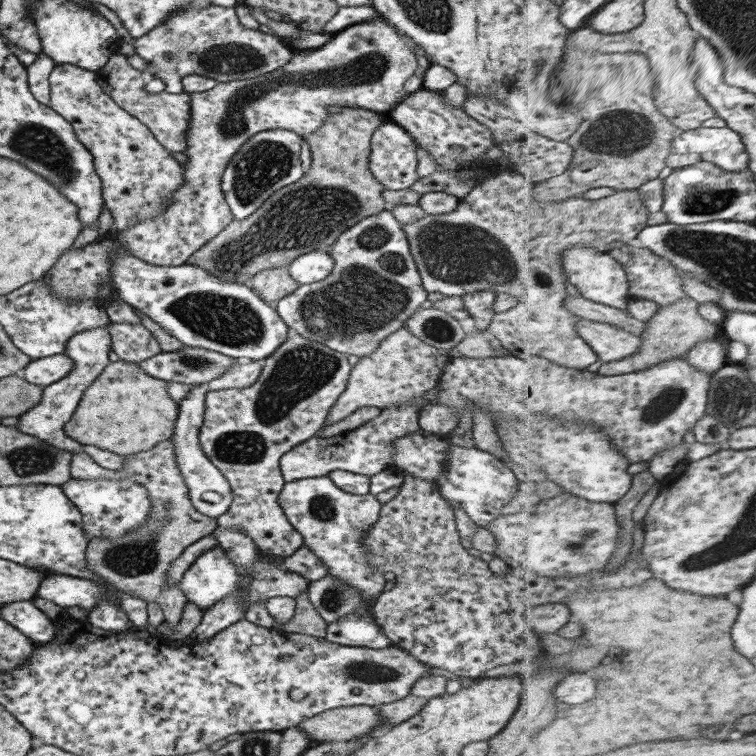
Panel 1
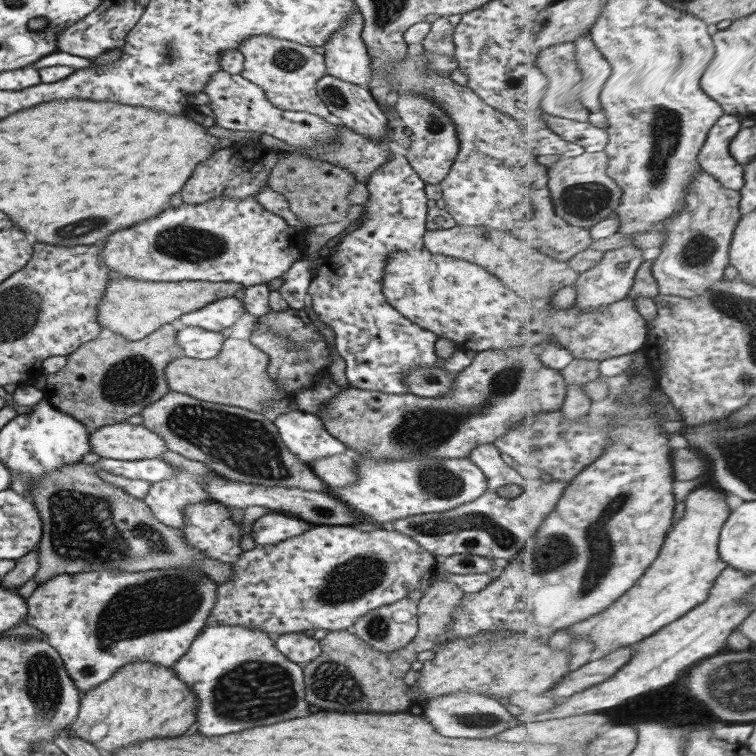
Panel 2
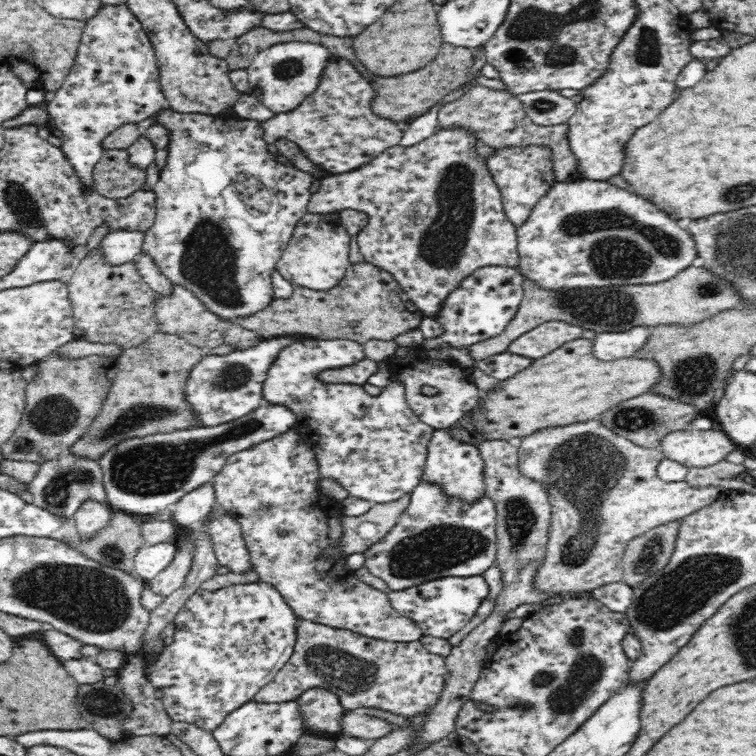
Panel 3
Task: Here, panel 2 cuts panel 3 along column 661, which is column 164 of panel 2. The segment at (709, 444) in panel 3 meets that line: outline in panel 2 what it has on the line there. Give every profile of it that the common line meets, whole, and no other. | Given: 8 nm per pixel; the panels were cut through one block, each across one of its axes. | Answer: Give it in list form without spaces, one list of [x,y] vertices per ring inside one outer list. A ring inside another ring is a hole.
[[[127,422],[106,425],[90,431],[92,452],[105,459],[146,460],[160,458],[168,450],[162,436],[145,426]]]

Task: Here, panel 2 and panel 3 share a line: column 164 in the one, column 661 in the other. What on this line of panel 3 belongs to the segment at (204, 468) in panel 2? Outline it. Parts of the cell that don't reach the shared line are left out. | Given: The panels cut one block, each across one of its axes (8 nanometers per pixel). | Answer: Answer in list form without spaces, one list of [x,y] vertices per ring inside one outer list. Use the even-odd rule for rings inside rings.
[[[598,418],[541,428],[530,436],[522,437],[517,444],[518,470],[525,477],[543,484],[552,507],[545,557],[533,580],[534,588],[546,594],[591,592],[600,586],[622,581],[623,554],[632,538],[644,534],[650,528],[683,519],[716,502],[723,491],[721,487],[694,487],[686,481],[664,482],[656,474],[656,468],[665,460],[660,449],[634,444],[606,428]]]

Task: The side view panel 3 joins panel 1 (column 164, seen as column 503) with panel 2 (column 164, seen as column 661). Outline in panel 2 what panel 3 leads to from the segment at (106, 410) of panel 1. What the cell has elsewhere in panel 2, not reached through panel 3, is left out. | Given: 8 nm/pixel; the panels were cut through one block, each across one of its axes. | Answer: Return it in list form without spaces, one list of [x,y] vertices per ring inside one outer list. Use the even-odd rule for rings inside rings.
[[[225,338],[220,354],[211,359],[184,356],[172,360],[164,372],[170,390],[188,394],[198,400],[208,400],[249,411],[262,412],[262,402],[289,398],[274,384],[268,374],[269,356],[249,339]]]

